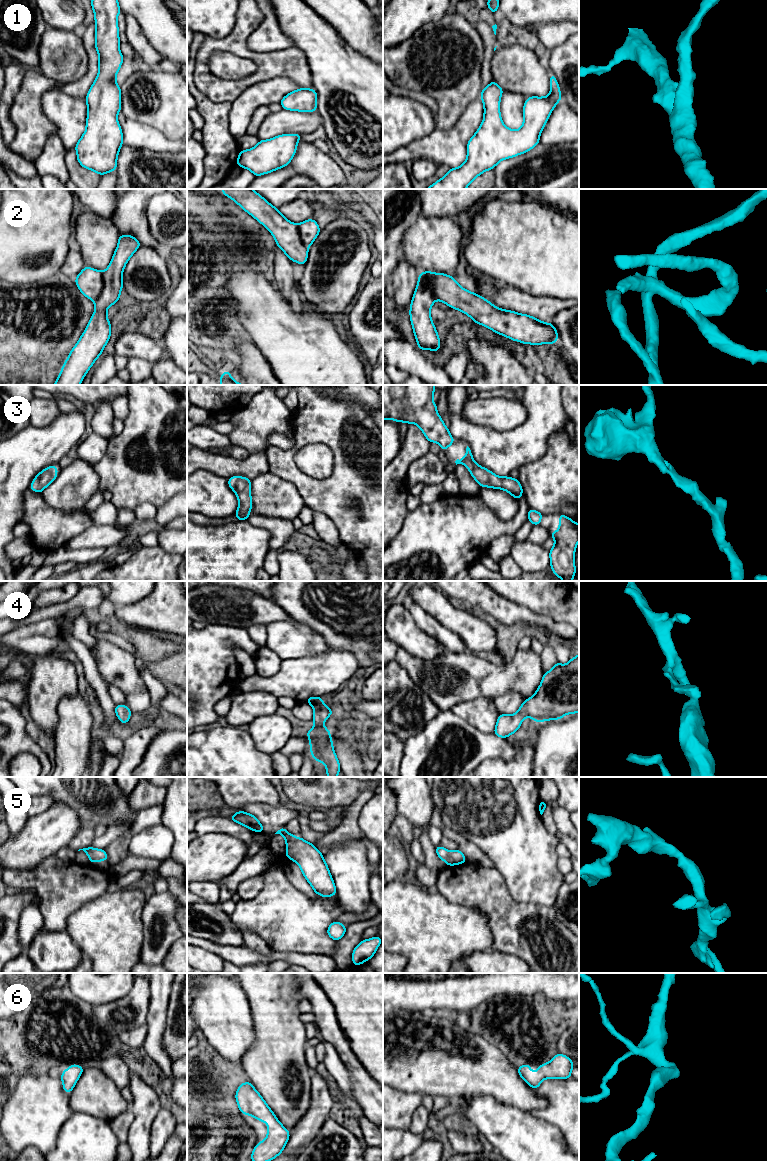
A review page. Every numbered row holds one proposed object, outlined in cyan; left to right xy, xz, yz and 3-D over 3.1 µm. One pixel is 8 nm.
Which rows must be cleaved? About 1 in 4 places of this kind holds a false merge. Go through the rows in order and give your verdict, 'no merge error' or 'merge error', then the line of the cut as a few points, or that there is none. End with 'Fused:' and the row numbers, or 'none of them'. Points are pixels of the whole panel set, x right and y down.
1: no merge error | no cut
2: no merge error | no cut
3: no merge error | no cut
4: no merge error | no cut
5: no merge error | no cut
6: no merge error | no cut
Fused: none of them

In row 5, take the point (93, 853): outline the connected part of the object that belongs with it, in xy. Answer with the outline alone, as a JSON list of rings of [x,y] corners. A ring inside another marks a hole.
[[[87,848],[79,849],[78,851],[83,850],[89,857],[90,863],[95,863],[98,861],[107,861],[108,856],[104,849]]]

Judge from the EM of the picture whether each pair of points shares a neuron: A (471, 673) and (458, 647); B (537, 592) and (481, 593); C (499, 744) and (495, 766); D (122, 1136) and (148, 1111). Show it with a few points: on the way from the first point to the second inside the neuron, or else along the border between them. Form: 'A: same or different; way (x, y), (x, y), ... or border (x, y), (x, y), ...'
A: different; border (445, 649), (451, 652), (467, 651)
B: different; border (494, 591), (518, 604)
C: different; border (518, 748), (511, 759), (487, 758), (478, 766)
D: different; border (130, 1109), (133, 1121), (126, 1141)

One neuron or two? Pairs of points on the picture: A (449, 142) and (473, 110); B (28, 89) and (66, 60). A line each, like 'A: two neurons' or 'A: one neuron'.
A: one neuron
B: two neurons

